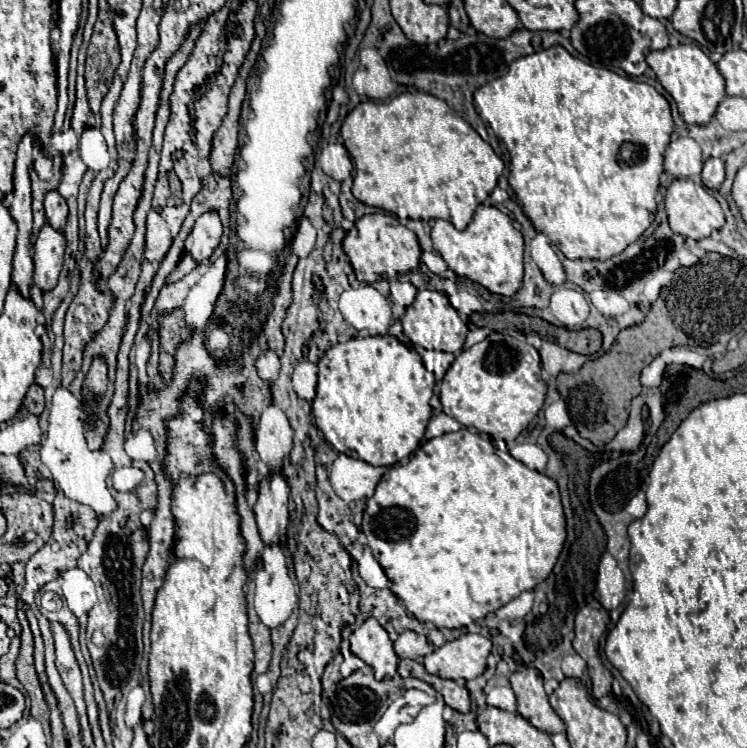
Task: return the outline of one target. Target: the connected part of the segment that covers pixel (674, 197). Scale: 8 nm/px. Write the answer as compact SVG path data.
M674 180L668 186L666 192L666 212L668 212L668 220L670 220L670 228L686 238L708 238L712 234L712 230L718 230L724 226L724 212L718 204L718 200L706 192L706 188L702 184L694 184L692 180Z

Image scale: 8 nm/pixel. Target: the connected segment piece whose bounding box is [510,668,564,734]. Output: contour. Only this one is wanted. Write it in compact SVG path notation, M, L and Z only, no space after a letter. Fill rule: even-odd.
M524 668L510 676L512 690L518 700L518 714L522 714L532 726L542 732L564 732L564 722L548 704L548 696L542 686L542 674L536 668Z

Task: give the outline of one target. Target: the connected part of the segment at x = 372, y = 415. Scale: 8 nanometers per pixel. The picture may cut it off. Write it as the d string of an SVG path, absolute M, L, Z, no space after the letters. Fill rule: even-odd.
M366 336L352 338L332 346L318 362L318 388L312 402L314 424L340 454L356 460L364 460L372 466L394 466L408 458L422 442L426 424L432 416L428 404L434 394L434 374L422 364L420 354L414 348L404 346L394 336Z

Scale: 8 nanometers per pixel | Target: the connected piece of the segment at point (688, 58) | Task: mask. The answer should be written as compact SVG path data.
M680 44L676 48L668 46L664 50L650 52L646 56L646 62L656 72L664 90L674 98L678 112L686 124L704 126L712 120L720 100L724 100L724 96L726 96L724 78L718 72L716 64L712 64L710 58L698 46L694 46L694 44Z

